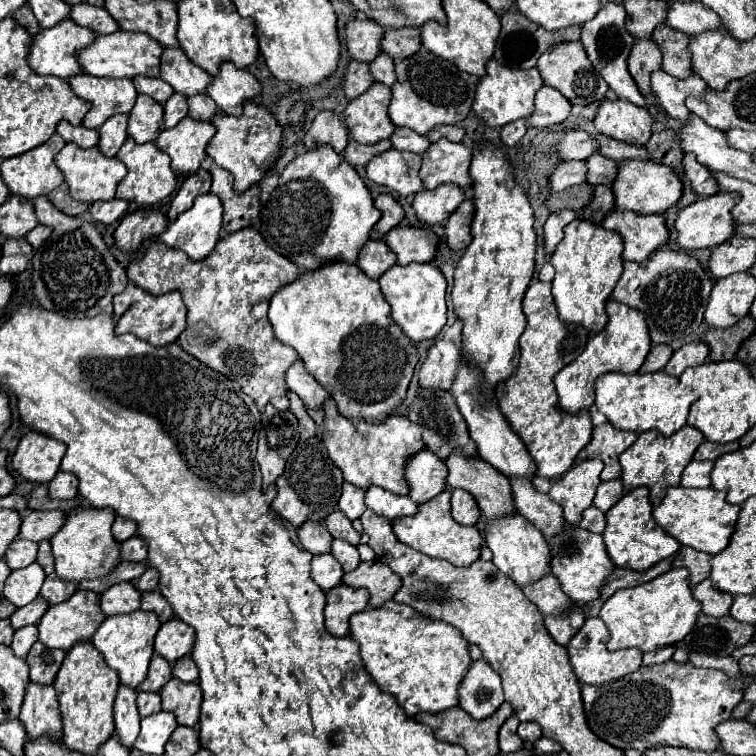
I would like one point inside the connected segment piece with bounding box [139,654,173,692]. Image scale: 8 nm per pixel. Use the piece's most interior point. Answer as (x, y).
(159, 674)

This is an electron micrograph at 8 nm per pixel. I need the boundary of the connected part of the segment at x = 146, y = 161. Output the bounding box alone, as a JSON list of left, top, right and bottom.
[117,138,177,208]

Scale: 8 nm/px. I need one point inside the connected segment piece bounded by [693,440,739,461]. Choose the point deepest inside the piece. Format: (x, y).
(707, 451)

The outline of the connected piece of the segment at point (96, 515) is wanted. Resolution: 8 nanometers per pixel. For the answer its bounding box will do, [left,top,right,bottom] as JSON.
[51,506,137,584]

